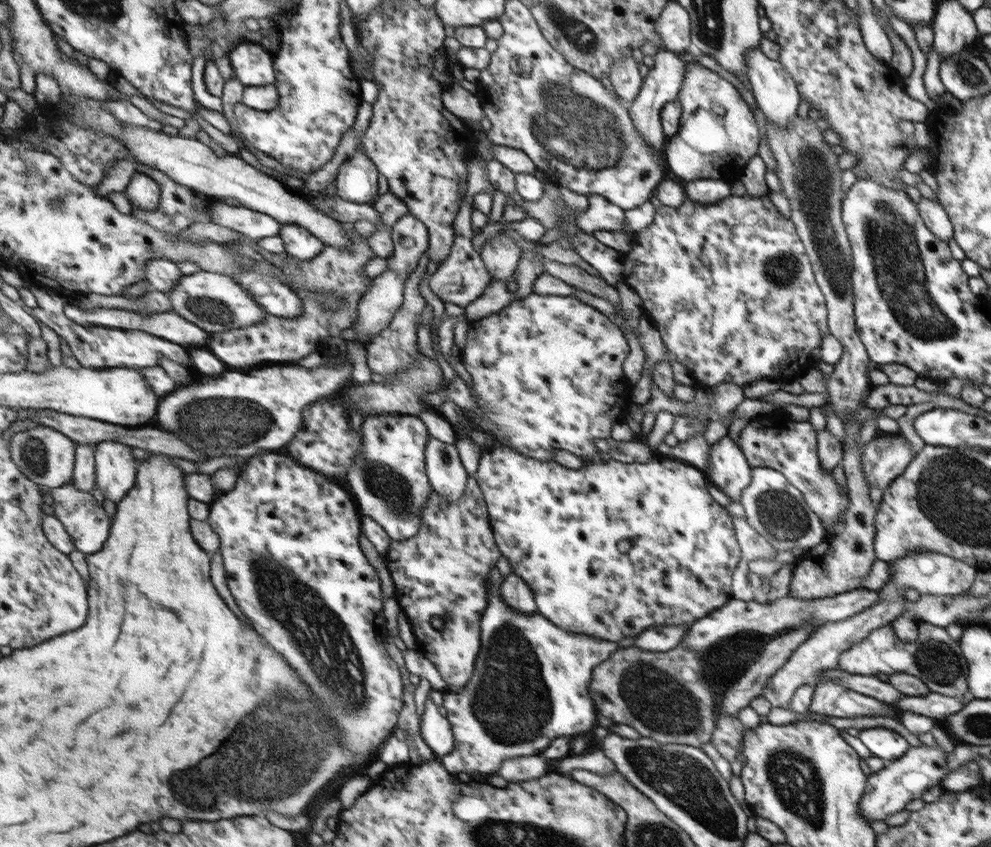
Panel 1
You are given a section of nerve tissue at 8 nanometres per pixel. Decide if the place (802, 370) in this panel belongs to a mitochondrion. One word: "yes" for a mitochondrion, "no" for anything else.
no

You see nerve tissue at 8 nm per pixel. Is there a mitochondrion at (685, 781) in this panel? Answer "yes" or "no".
yes

